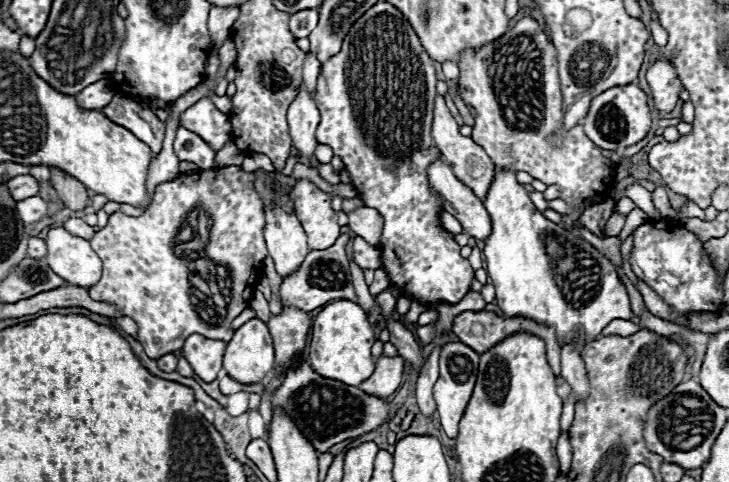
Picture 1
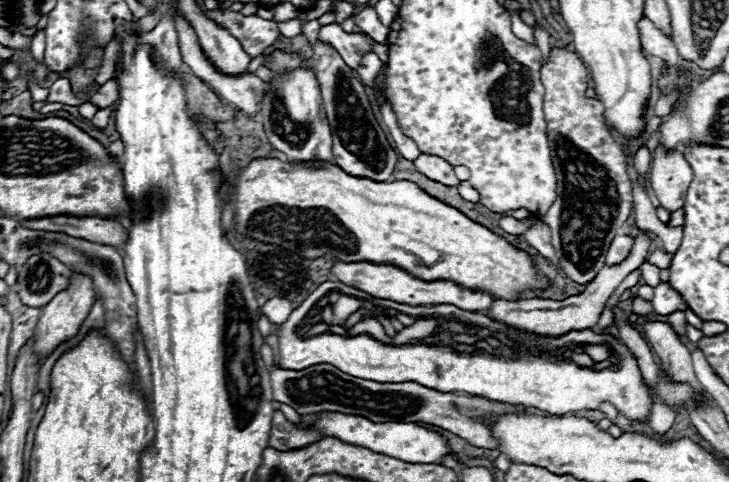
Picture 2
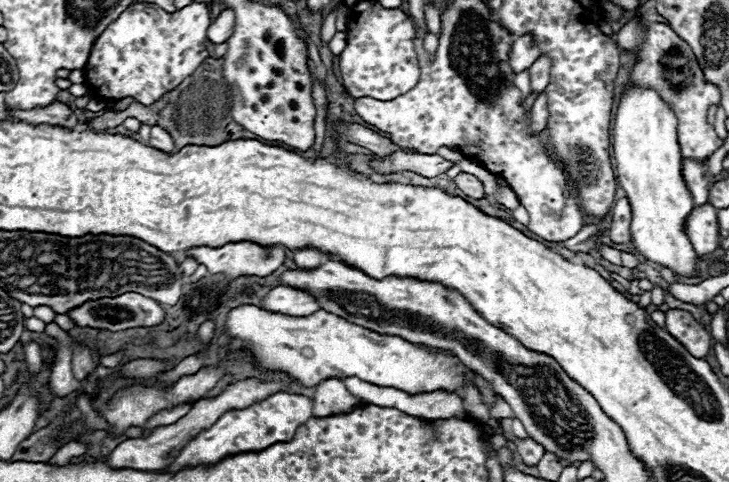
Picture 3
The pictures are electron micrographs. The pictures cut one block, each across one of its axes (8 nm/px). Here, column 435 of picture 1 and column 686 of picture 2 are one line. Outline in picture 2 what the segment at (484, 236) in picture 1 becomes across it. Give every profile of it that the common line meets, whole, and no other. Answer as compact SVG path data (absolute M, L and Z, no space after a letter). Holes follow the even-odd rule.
M662 144L652 150L650 186L668 212L680 210L684 206L684 192L688 190L690 180L692 168L684 160L682 152L666 150Z

